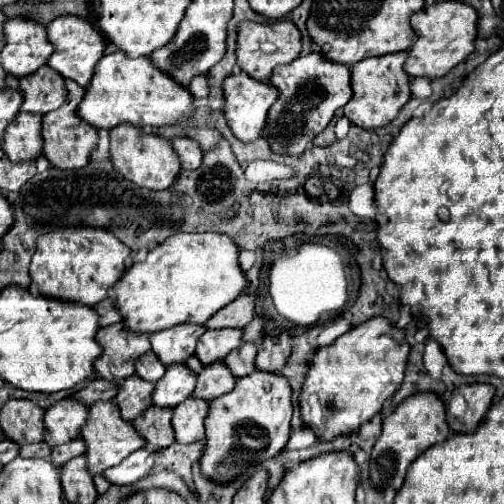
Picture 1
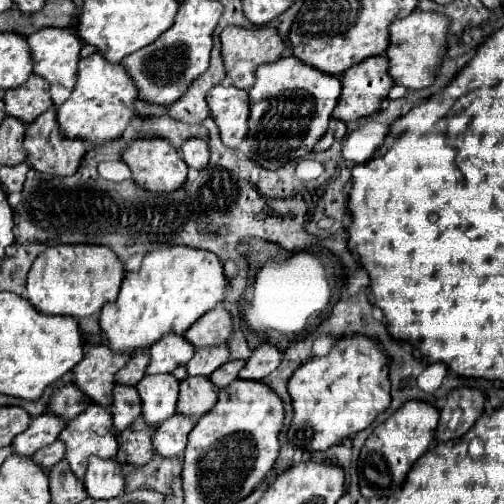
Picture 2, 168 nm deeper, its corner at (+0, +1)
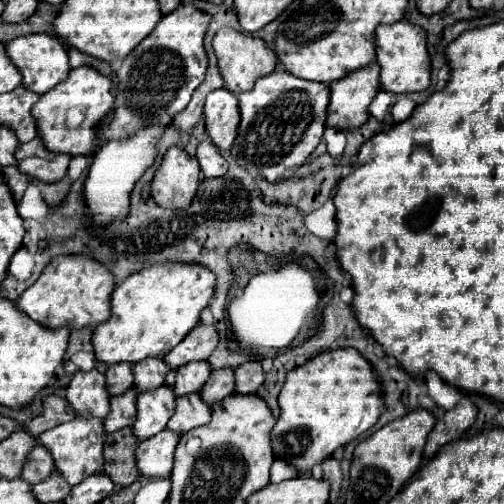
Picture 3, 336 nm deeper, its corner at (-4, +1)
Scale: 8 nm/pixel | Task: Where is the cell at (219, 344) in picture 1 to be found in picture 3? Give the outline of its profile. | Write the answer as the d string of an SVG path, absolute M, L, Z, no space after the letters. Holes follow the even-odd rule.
M206 360L204 362L188 362L188 364L180 366L176 384L174 384L176 396L198 392L204 386L204 382L210 378L210 372L212 372L212 366Z

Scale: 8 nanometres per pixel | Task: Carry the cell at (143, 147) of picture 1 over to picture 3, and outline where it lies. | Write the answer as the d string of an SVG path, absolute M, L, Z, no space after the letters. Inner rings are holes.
M170 146L150 182L150 190L152 190L152 198L158 206L164 206L164 208L186 208L196 190L198 190L198 184L200 184L200 166L196 162L196 158L188 156L182 148L178 146Z

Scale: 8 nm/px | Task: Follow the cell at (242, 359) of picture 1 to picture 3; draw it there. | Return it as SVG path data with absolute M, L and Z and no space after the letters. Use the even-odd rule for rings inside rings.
M218 368L212 370L210 380L202 386L200 394L204 398L204 402L214 404L218 400L224 400L226 396L232 394L232 386L234 386L234 368Z

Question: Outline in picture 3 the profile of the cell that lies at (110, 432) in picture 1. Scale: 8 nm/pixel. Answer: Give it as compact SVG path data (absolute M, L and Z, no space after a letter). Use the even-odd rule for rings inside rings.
M74 418L62 426L50 428L40 434L40 444L44 444L56 462L56 470L72 484L80 484L94 472L100 472L104 466L104 424L100 418Z

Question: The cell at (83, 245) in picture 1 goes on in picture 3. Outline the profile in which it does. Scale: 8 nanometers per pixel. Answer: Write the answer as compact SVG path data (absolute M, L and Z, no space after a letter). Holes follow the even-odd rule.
M60 254L52 258L38 280L18 298L16 304L32 320L48 328L94 328L110 318L110 298L114 288L114 274L108 274L108 268L100 266L94 258L88 258L86 254Z

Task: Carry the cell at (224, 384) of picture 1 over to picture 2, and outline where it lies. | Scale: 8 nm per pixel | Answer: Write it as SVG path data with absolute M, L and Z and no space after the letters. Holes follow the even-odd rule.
M184 378L180 382L180 398L176 414L198 418L216 404L216 388L208 378Z

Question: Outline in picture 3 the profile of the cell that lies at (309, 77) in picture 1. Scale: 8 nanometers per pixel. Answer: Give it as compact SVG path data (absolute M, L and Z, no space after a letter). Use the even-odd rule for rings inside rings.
M274 70L256 80L250 92L242 92L240 128L232 146L232 158L248 172L260 174L270 182L288 180L316 150L326 128L330 88L322 82L304 82L286 70Z

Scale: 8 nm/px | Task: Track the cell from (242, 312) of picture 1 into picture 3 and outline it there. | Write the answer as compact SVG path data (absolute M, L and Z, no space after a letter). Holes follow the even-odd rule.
M198 324L186 334L186 338L164 356L164 360L176 368L194 360L208 360L220 342L220 334L214 324Z

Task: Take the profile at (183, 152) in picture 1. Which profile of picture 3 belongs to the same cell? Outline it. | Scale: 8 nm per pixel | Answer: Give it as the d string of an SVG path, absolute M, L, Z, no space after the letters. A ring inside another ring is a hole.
M200 142L196 148L196 160L200 164L200 170L206 178L216 178L224 176L228 170L228 162L220 156L220 150L212 142Z

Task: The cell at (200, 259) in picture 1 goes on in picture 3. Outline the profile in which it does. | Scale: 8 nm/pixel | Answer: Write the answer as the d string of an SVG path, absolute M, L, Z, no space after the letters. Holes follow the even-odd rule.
M160 262L160 266L148 266L132 276L128 276L112 292L112 316L94 328L94 354L98 362L118 364L118 362L140 362L148 356L168 354L200 320L200 312L214 298L216 276L212 270L186 262Z

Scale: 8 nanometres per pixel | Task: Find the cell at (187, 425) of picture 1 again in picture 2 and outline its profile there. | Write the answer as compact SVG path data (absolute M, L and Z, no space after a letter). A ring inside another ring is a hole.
M168 418L164 426L158 426L152 436L152 448L156 456L162 458L176 458L184 454L184 446L188 442L188 434L192 432L194 420L192 418Z

